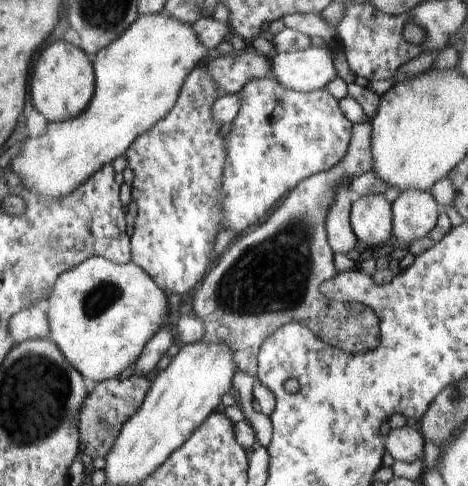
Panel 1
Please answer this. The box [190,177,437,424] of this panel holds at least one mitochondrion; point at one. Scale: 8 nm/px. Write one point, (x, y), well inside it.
(272, 276)

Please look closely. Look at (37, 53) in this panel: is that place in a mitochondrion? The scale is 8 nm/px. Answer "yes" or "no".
no

